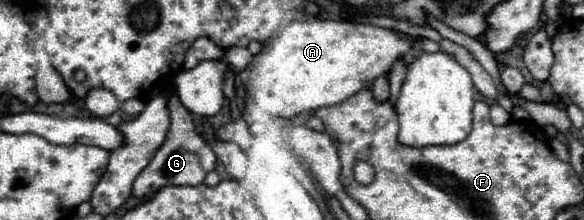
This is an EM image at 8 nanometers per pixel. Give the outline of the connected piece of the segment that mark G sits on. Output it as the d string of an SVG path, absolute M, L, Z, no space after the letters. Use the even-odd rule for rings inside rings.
M172 96L168 102L168 108L170 108L170 118L172 118L170 128L168 128L168 136L166 136L164 144L158 148L152 162L138 174L138 178L134 182L134 196L136 198L146 198L148 194L158 192L166 184L168 186L184 186L184 184L198 186L200 182L204 182L204 176L216 168L216 154L196 134L194 124L192 124L192 114L184 108L180 98ZM200 166L202 166L202 180L200 180Z

